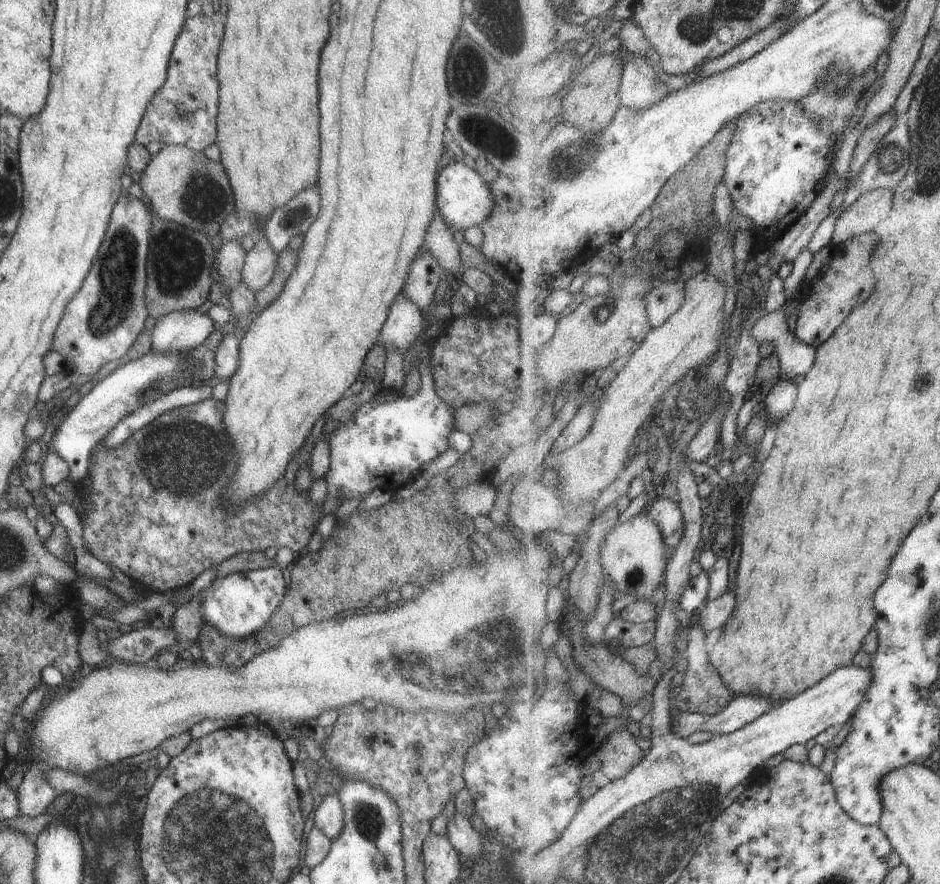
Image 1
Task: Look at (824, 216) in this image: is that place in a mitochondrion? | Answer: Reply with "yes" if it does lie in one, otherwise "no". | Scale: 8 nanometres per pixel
no

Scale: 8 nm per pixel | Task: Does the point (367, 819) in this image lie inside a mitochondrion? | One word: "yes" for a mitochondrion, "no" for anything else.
yes

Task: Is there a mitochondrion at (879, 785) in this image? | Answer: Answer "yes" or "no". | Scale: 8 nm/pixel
no

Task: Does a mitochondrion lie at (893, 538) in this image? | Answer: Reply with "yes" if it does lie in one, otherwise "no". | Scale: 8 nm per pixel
no

